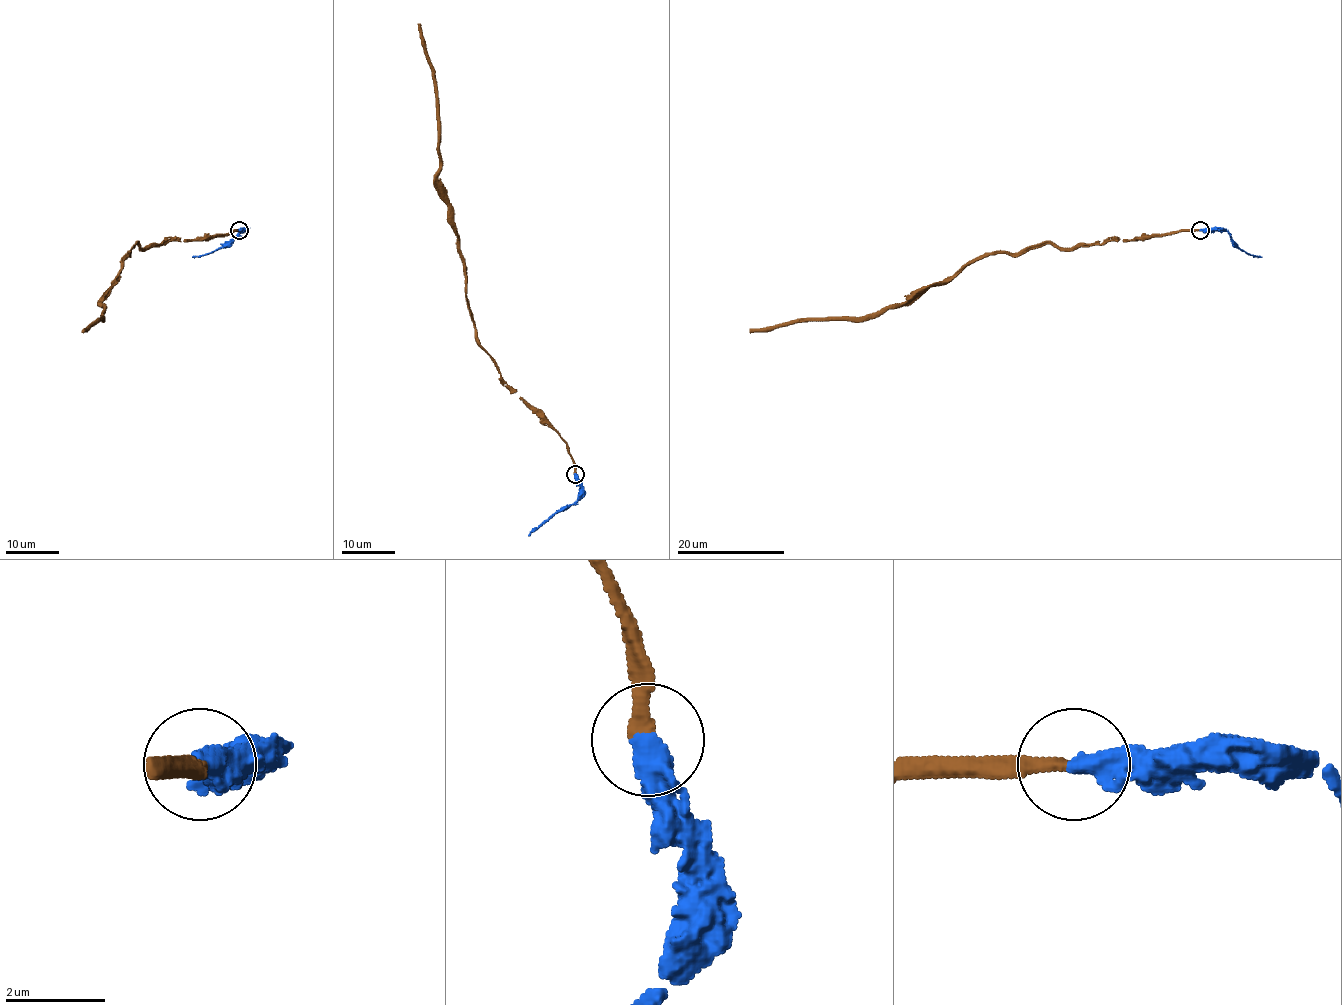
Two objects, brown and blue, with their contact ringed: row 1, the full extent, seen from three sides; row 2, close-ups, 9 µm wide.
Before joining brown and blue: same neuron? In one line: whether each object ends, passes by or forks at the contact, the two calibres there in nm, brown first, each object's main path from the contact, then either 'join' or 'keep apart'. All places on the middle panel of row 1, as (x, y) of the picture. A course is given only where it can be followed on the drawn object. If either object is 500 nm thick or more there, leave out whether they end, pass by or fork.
280 nm thick on the brown side, 500 nm on the other; brown runs (576, 474), (566, 443), (502, 379), (473, 325), (465, 259), (446, 188), (438, 179), (435, 75), (418, 24); blue runs (576, 474), (580, 496), (528, 535); join

